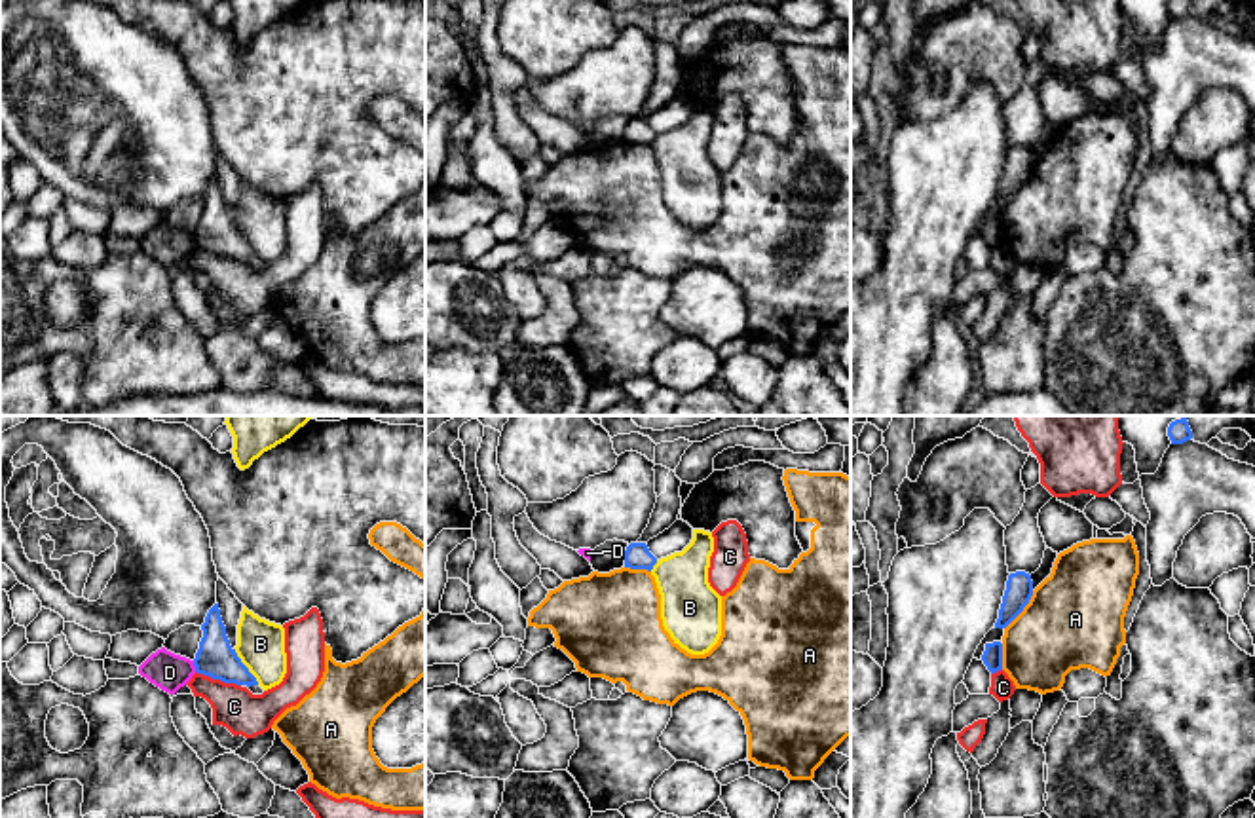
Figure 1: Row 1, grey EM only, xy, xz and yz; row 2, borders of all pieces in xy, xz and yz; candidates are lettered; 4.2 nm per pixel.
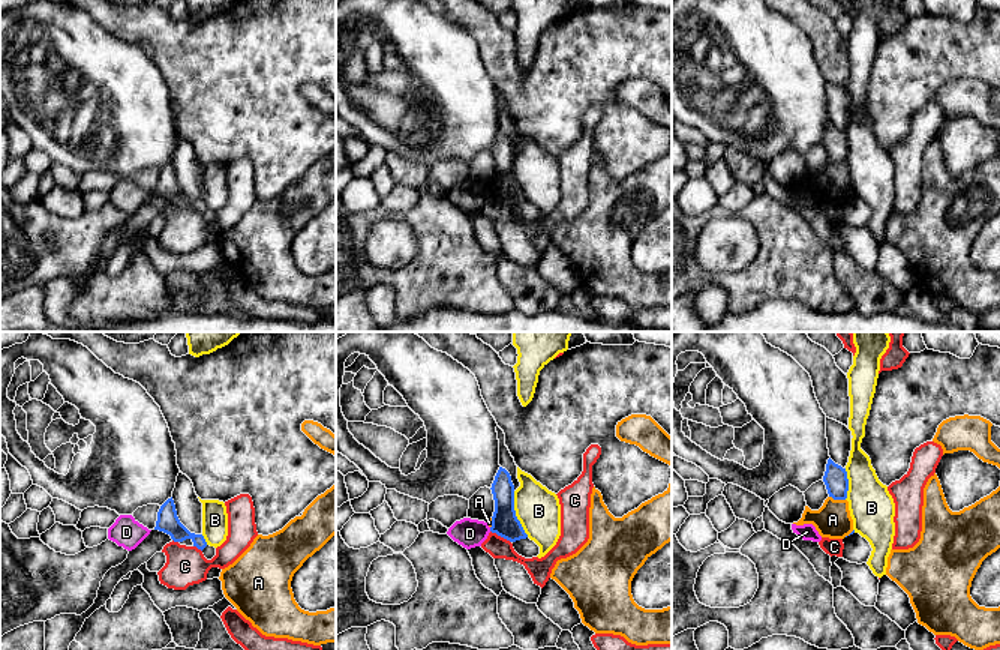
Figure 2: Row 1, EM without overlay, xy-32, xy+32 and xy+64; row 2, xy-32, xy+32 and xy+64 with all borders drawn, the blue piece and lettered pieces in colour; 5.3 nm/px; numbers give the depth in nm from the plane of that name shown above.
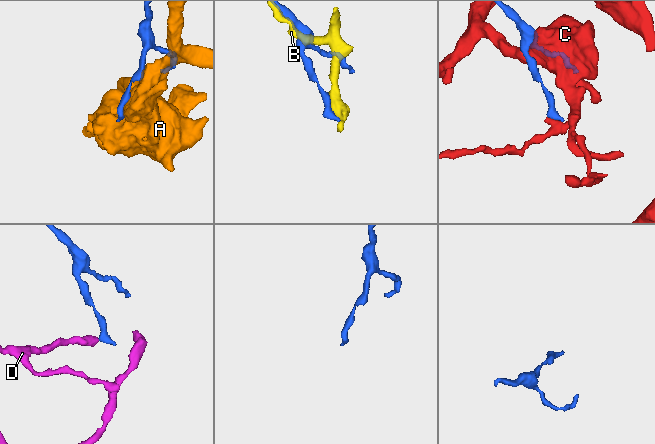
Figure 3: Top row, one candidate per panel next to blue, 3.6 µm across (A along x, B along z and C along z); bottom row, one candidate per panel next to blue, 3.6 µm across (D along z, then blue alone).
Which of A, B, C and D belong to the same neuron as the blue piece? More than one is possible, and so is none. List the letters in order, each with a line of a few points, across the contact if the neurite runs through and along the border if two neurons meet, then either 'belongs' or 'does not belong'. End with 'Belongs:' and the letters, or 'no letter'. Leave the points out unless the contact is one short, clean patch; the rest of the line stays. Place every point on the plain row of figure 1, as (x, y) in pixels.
A: does not belong
B: does not belong
C: does not belong
D: line xy (192, 236), (196, 245); does not belong
Belongs: no letter

